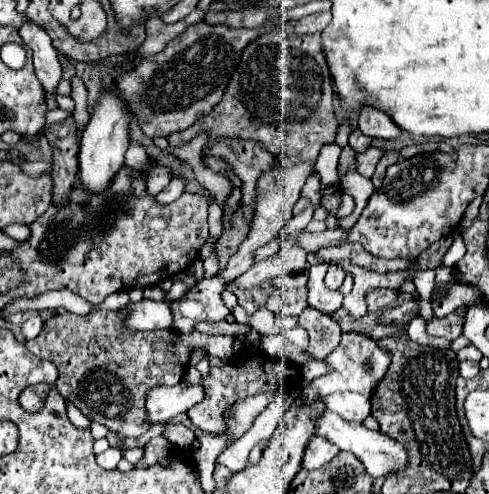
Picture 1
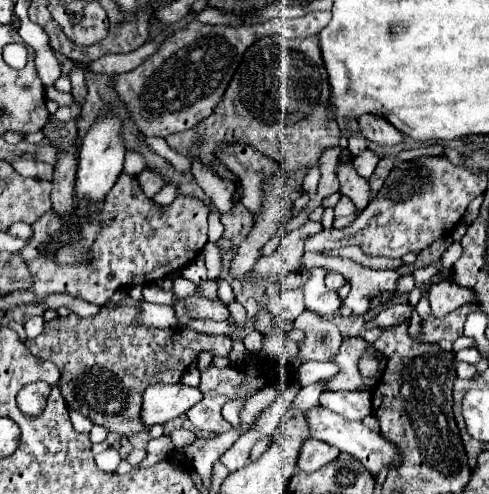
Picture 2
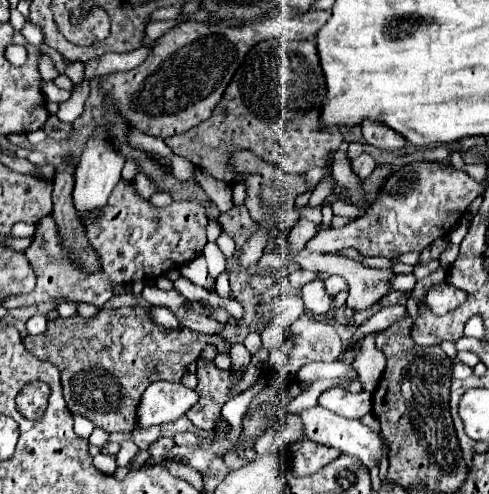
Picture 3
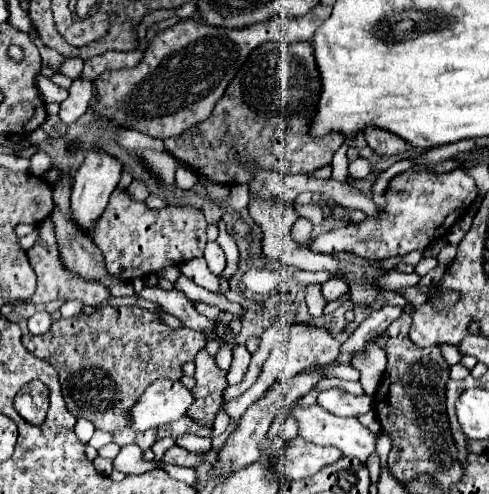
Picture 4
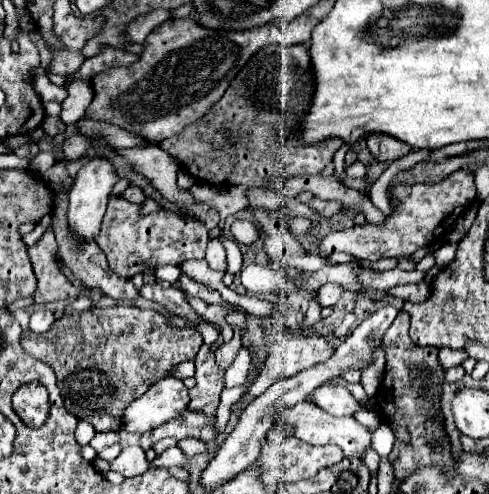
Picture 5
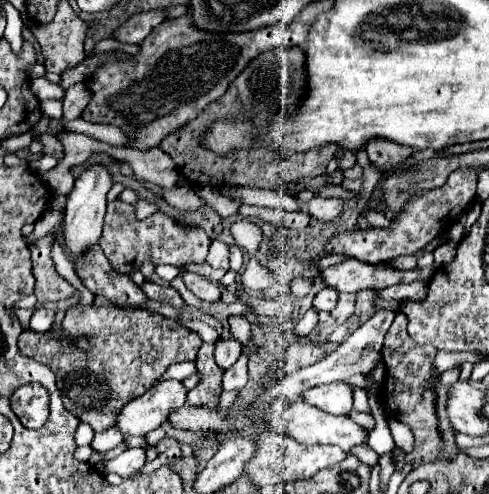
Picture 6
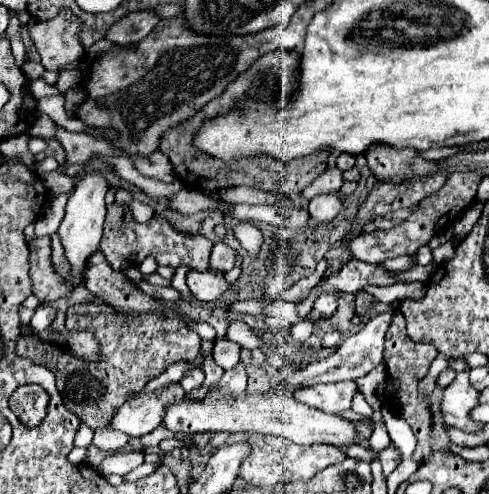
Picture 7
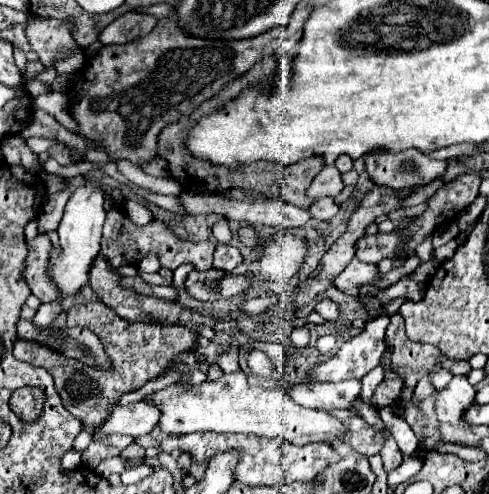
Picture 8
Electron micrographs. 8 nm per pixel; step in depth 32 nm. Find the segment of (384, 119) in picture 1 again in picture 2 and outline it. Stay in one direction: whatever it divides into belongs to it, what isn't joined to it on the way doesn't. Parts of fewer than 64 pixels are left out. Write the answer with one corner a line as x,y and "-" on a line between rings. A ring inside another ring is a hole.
362,116
360,120
360,130
362,130
362,136
374,144
382,144
382,146
394,146
394,144
400,144
404,138
402,134
392,126
388,124
384,118
380,116

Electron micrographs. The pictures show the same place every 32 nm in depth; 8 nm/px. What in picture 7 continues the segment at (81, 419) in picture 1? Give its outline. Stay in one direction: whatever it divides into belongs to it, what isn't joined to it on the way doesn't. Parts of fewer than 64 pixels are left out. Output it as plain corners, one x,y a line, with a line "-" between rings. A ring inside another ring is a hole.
82,424
80,430
78,430
78,434
76,434
74,446
78,446
78,448
88,448
88,446
92,444
92,436
94,436
94,432
92,432
86,424

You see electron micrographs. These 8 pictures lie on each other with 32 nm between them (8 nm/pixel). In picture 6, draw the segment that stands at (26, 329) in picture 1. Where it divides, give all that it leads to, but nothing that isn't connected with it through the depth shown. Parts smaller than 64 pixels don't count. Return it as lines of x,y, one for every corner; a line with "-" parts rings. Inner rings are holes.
38,308
34,310
34,316
30,320
30,330
34,332
46,332
54,322
54,310
48,308

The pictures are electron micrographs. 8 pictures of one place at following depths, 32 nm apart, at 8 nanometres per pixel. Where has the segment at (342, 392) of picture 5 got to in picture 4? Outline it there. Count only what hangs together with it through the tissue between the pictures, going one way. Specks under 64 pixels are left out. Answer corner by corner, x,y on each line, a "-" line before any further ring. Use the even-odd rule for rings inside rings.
326,388
318,392
316,404
320,404
324,410
336,416
358,416
372,410
370,396
352,396
342,388

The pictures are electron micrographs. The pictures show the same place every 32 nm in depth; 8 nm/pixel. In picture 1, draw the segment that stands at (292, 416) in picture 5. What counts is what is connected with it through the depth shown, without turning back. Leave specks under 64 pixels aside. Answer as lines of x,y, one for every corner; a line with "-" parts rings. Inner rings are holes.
324,410
324,416
320,420
316,420
316,436
326,438
328,442
336,444
340,450
348,450
352,452
368,470
368,474
372,478
380,478
380,476
388,476
390,472
398,472
402,468
406,468
408,456
406,450
400,442
392,440
390,436
384,436
382,432
372,432
368,430
364,424
356,424
356,422
348,422
340,416
336,416
330,410

